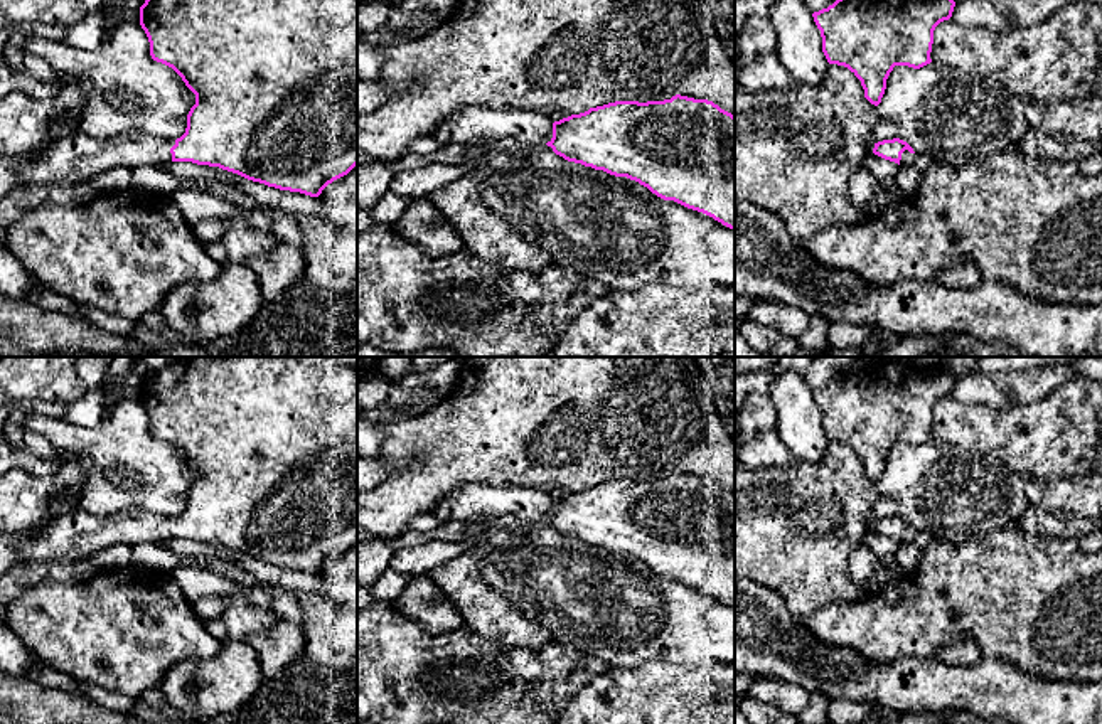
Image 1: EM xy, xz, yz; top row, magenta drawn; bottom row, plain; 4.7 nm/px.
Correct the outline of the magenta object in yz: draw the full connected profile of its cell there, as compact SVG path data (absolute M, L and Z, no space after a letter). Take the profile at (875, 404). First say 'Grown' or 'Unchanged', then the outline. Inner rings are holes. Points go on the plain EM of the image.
Unchanged. M858 360L827 386L814 389L829 441L848 445L878 483L895 443L932 439L935 404L952 394L955 379L940 365Z

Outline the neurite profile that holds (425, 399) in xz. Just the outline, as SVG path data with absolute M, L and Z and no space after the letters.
M430 389L416 391L415 397L416 402L413 406L391 407L393 413L403 418L413 418L420 414L428 414L436 406L435 394Z

